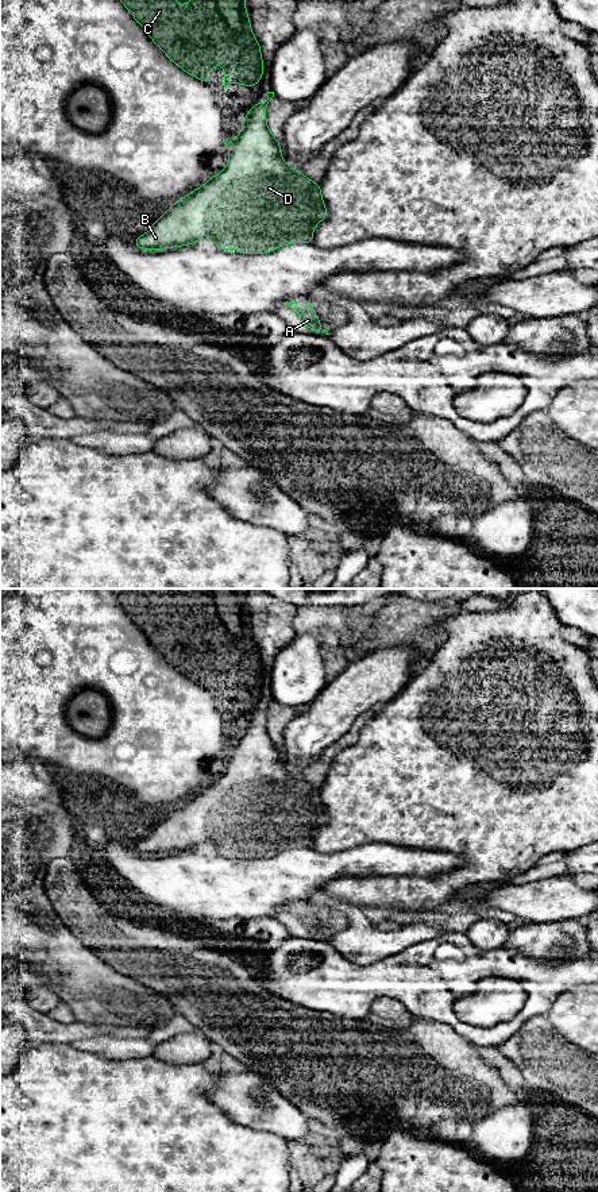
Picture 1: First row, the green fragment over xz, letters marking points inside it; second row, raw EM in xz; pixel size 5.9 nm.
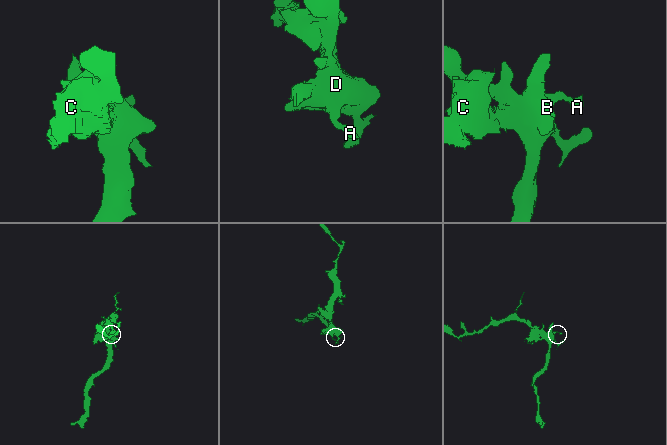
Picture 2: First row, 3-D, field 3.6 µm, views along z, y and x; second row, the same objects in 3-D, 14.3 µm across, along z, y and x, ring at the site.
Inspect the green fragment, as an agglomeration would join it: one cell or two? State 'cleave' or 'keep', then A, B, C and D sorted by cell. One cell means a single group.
keep; groups A B C D

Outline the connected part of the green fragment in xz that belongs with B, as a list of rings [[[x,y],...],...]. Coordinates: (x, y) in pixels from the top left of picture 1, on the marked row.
[[[267,92],[266,96],[265,103],[255,103],[243,117],[243,131],[235,140],[228,142],[223,138],[225,148],[231,151],[225,169],[174,201],[148,232],[135,239],[135,247],[162,250],[211,239],[220,250],[265,254],[292,243],[313,244],[316,224],[328,216],[321,186],[312,182],[301,170],[290,169],[285,163],[281,143],[273,136],[266,121],[266,108],[274,92]]]

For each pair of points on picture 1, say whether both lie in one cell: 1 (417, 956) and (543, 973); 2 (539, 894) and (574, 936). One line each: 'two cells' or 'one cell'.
1: one cell
2: two cells

